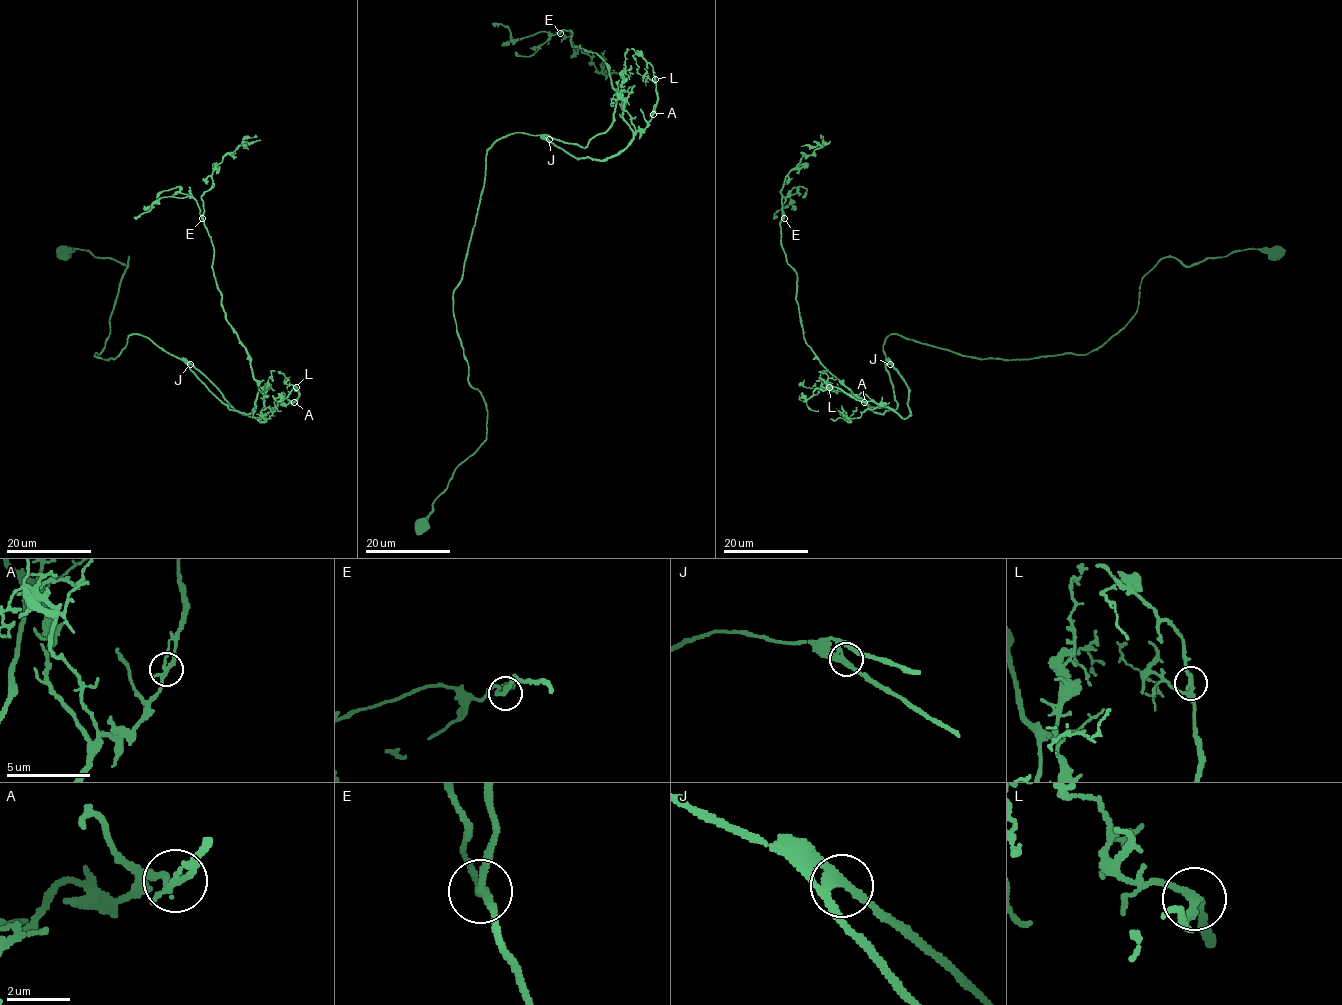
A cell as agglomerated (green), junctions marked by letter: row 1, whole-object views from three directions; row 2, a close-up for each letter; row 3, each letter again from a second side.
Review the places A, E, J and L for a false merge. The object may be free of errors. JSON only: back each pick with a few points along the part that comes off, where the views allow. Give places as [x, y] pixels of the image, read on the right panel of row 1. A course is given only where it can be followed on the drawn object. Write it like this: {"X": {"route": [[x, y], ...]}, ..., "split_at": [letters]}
{"split_at": []}

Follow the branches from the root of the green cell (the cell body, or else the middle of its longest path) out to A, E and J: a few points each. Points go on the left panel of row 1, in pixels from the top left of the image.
A: (64, 252), (127, 266), (128, 257), (94, 356), (114, 358), (140, 333), (242, 414), (294, 402)
E: (64, 252), (128, 257), (94, 356), (140, 333), (250, 414), (258, 382), (202, 218)
J: (64, 252), (79, 248), (127, 266), (128, 257), (108, 338), (94, 356), (114, 358), (140, 333), (190, 364)

